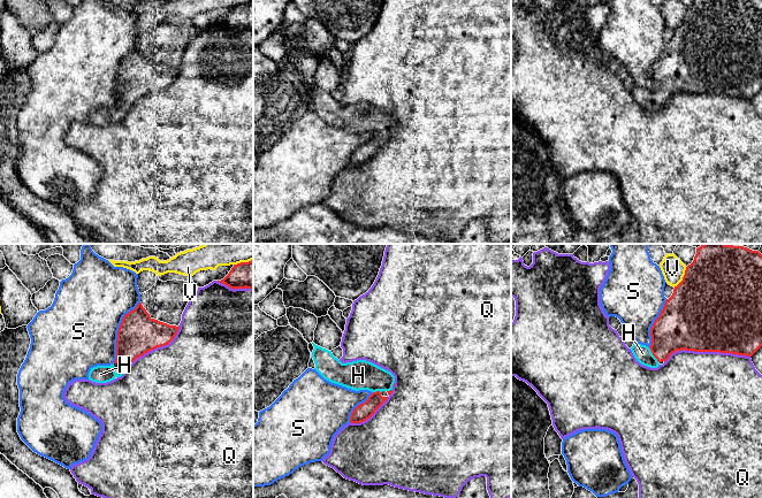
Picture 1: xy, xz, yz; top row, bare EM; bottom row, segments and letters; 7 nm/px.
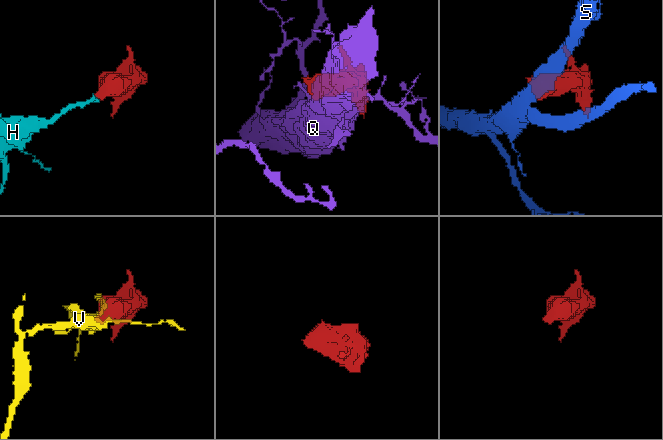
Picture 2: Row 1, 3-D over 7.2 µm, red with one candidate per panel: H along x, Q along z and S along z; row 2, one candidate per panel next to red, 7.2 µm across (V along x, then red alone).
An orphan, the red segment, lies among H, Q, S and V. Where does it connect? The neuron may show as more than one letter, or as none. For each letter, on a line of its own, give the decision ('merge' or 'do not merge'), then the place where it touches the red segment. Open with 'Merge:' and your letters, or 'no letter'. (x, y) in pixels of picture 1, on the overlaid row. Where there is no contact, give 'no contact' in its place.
Merge: H
H: merge; contact yz (653, 354)
Q: do not merge; contact yz (707, 351)
S: do not merge; contact xy (117, 331)
V: do not merge; contact yz (683, 277)

